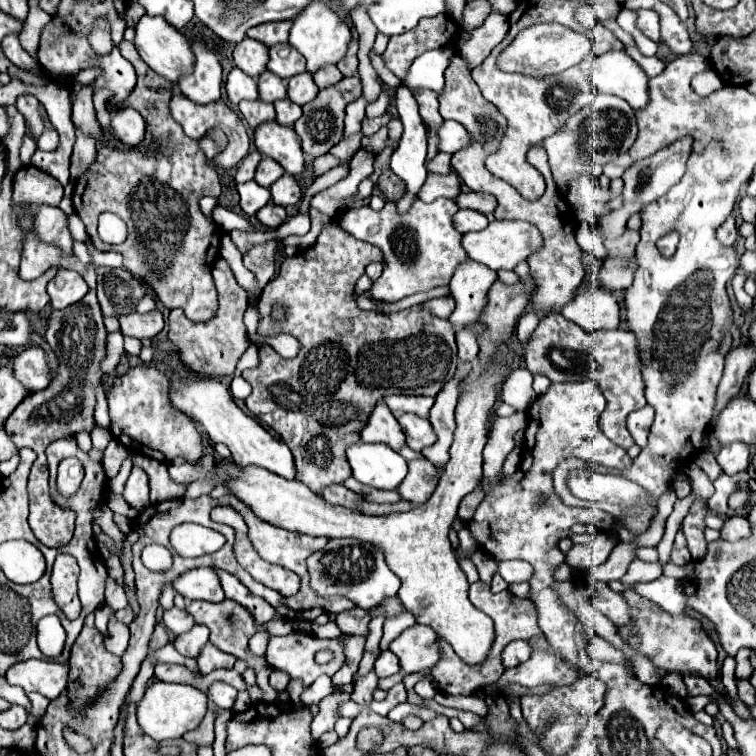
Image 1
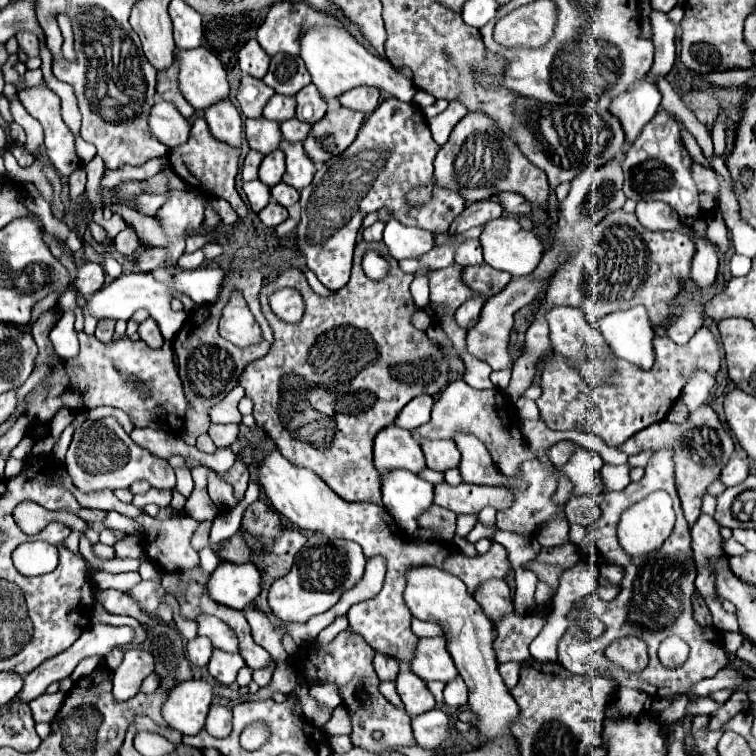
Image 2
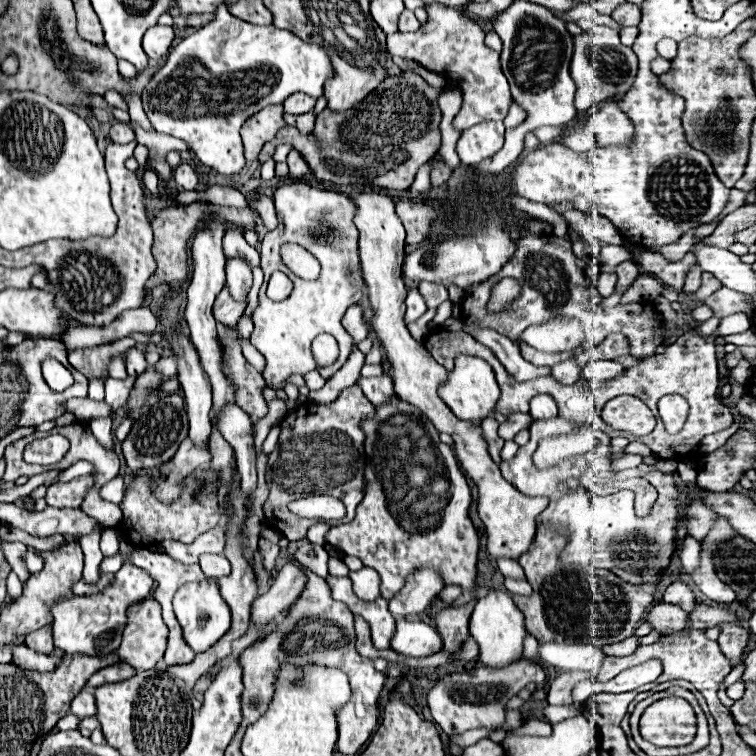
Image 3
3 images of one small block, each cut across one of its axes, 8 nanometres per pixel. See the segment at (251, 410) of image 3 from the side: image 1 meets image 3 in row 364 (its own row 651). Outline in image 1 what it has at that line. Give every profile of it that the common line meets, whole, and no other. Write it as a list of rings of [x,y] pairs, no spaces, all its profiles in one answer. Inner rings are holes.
[[[224,600],[224,602],[220,602],[220,604],[214,604],[214,602],[190,602],[190,604],[186,606],[186,610],[196,618],[198,624],[204,624],[204,626],[210,628],[210,642],[212,642],[216,648],[220,648],[220,650],[224,650],[224,652],[228,652],[228,654],[234,654],[234,656],[240,658],[240,660],[246,660],[248,666],[256,670],[256,684],[266,692],[262,700],[264,700],[264,702],[274,702],[276,690],[270,687],[269,684],[269,676],[272,672],[272,668],[268,665],[268,662],[266,662],[265,657],[255,656],[250,652],[250,648],[248,648],[248,640],[250,640],[250,636],[252,636],[258,628],[256,628],[256,624],[254,624],[254,618],[246,612],[246,608],[242,608],[240,604],[236,604],[236,602],[232,602],[232,600]]]

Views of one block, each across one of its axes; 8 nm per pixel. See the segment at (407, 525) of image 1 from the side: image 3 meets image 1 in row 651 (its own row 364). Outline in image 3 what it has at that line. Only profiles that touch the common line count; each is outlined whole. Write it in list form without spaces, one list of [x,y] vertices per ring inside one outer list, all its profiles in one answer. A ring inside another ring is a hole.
[[[458,354],[454,360],[454,370],[448,372],[448,380],[440,386],[440,398],[460,420],[484,420],[494,410],[500,398],[500,388],[494,378],[492,366],[482,358]]]

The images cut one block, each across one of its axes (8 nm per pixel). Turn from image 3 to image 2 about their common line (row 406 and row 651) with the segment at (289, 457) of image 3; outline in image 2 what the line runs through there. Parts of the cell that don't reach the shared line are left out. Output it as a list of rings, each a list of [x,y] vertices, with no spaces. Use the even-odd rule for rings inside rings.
[[[350,630],[340,632],[330,644],[312,644],[312,646],[302,646],[292,660],[296,672],[306,680],[308,684],[336,684],[338,694],[342,698],[342,704],[346,706],[350,720],[352,720],[352,734],[350,740],[354,746],[370,750],[370,752],[386,752],[394,750],[398,746],[416,746],[412,726],[410,726],[410,716],[402,708],[394,708],[378,690],[378,676],[372,666],[374,652],[364,644],[360,636],[356,636]],[[380,730],[384,732],[384,740],[376,742],[372,738],[372,732]]]

